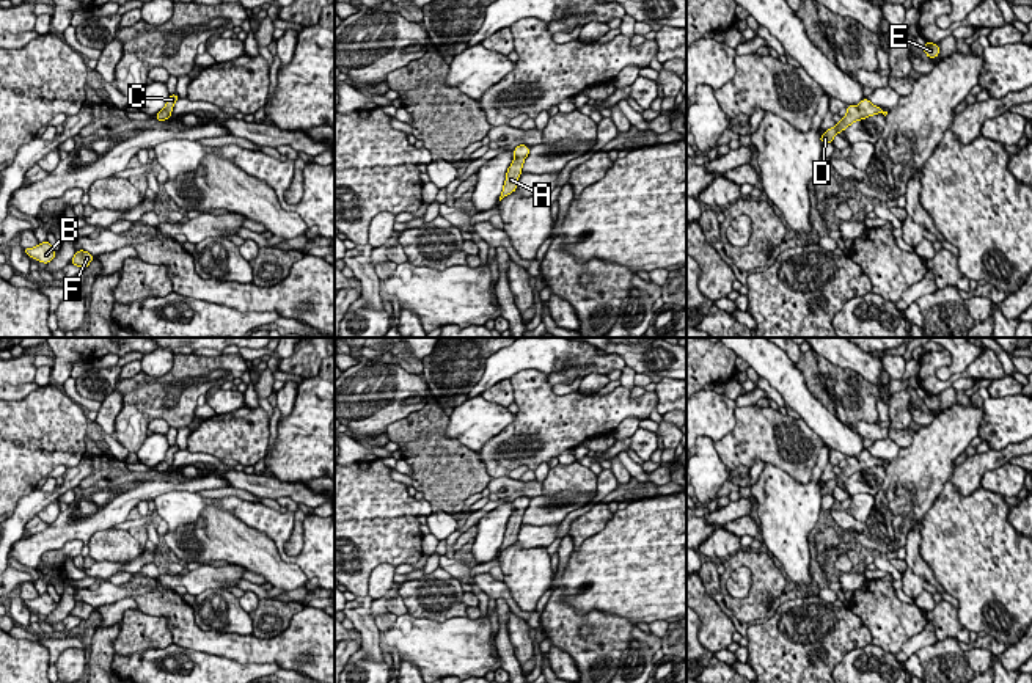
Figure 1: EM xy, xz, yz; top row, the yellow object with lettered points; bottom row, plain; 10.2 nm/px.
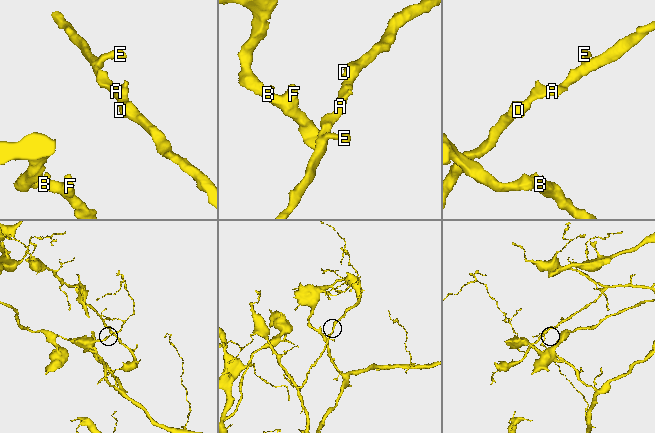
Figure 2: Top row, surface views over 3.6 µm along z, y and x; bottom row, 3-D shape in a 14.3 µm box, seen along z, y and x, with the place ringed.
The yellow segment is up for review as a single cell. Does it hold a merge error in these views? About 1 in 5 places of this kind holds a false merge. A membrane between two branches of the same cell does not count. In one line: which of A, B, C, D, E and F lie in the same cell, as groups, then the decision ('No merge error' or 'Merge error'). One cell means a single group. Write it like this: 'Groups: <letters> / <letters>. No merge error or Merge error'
Groups: A B C D E F. No merge error

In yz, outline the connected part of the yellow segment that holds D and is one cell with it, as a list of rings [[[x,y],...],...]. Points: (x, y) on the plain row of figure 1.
[[[867,449],[862,451],[858,458],[856,457],[847,457],[847,462],[848,462],[848,465],[842,469],[840,474],[837,474],[836,479],[826,480],[826,484],[823,487],[820,487],[822,496],[823,495],[833,495],[833,490],[836,487],[839,487],[840,482],[845,484],[845,480],[850,476],[853,476],[855,473],[865,471],[865,469],[876,466],[876,465],[883,465],[884,468],[887,466],[887,463],[883,463],[880,458],[872,457]]]

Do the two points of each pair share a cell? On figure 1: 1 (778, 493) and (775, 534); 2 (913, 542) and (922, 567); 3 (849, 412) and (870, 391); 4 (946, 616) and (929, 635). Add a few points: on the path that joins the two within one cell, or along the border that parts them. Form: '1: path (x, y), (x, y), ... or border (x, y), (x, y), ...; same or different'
1: path (778, 503), (778, 525); same
2: path (913, 548), (916, 561); same
3: path (853, 407), (866, 394); same
4: border (927, 620), (938, 639); different

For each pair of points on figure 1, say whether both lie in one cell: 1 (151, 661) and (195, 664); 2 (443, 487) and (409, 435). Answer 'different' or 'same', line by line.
1: same
2: same

